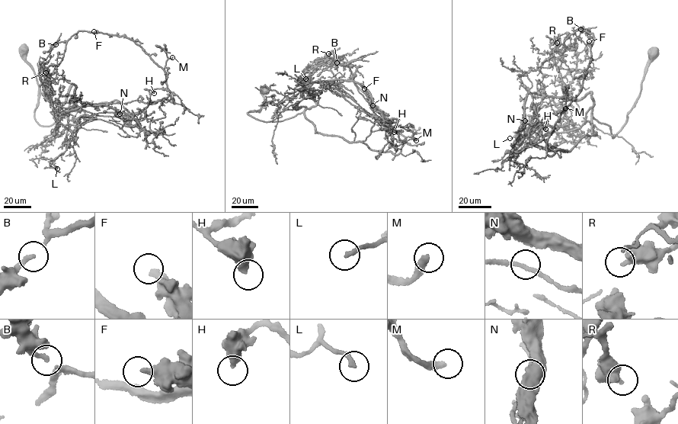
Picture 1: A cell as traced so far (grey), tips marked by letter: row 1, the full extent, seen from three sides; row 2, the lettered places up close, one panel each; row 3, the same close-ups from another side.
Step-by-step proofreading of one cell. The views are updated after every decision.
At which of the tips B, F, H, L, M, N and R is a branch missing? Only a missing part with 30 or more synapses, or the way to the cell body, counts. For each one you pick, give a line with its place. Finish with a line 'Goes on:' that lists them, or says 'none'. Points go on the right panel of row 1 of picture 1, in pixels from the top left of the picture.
M: at (565, 108)
Goes on: M

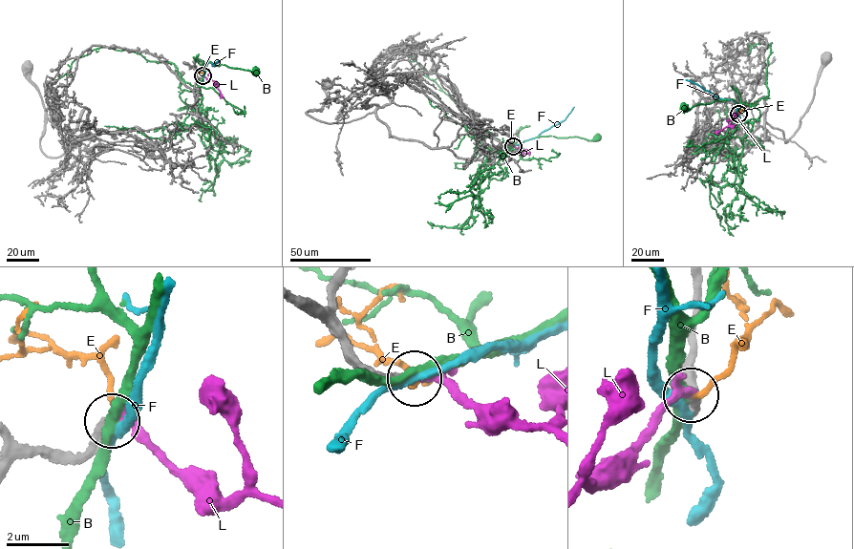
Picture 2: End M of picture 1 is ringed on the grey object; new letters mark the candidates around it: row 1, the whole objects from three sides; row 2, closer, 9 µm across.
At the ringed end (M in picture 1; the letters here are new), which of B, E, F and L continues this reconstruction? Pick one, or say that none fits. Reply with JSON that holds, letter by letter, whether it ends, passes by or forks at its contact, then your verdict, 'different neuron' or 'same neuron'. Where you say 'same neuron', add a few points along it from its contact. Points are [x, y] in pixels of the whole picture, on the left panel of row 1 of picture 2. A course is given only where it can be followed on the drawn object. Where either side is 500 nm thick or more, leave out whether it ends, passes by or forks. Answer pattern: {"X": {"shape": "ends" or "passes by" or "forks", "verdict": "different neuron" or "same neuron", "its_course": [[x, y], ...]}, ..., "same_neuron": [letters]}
{"B": {"shape": "passes by", "verdict": "different neuron"}, "E": {"shape": "ends", "verdict": "different neuron"}, "F": {"shape": "passes by", "verdict": "different neuron"}, "L": {"shape": "passes by", "verdict": "same neuron", "its_course": [[202, 75], [214, 81], [224, 97]]}, "same_neuron": ["L"]}

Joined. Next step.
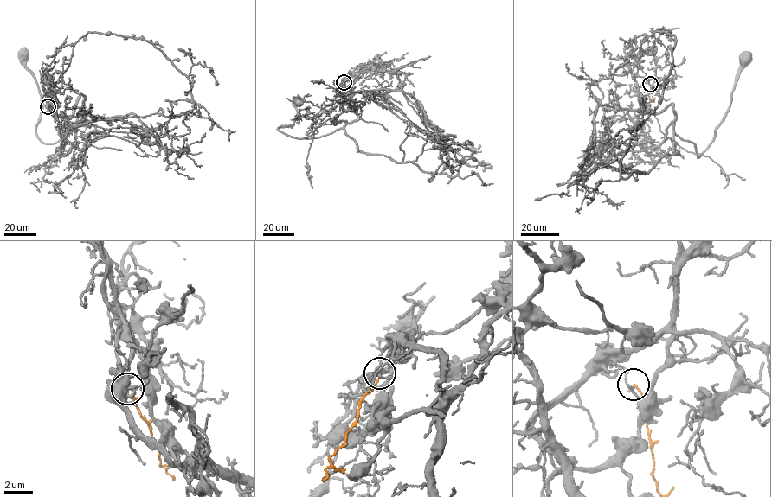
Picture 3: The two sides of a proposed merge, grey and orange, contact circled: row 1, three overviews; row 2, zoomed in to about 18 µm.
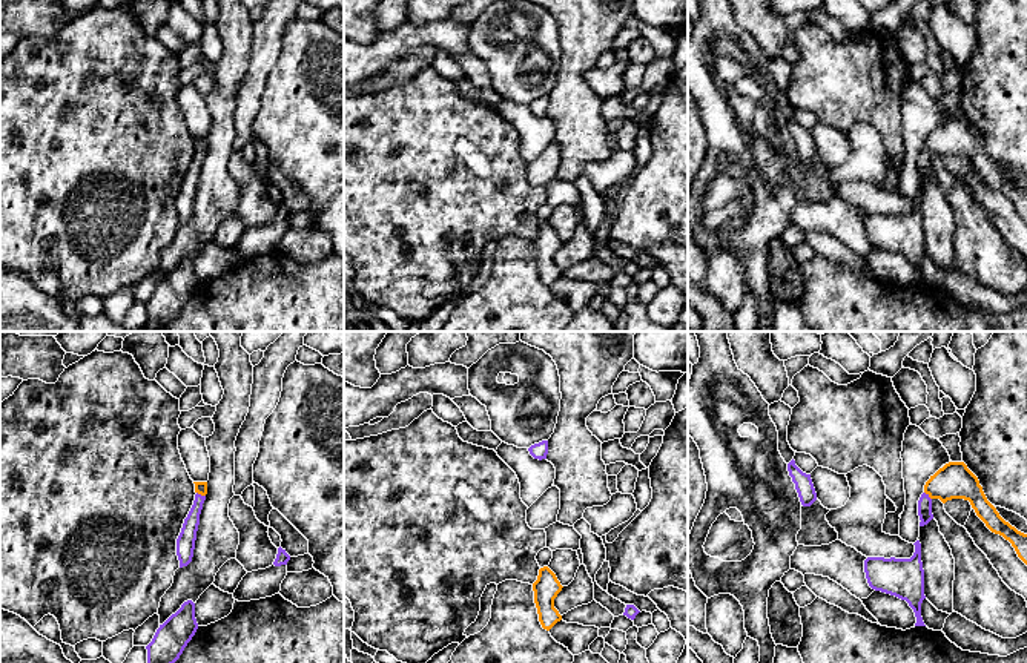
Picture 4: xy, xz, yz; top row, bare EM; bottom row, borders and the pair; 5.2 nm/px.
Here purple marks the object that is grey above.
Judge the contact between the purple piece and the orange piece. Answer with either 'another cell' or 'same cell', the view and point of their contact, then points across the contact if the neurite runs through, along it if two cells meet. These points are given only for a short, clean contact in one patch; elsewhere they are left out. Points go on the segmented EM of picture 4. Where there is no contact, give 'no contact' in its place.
same cell; meets purple in xy at (200, 494); runs through xy (188, 536), (200, 494), (200, 487)

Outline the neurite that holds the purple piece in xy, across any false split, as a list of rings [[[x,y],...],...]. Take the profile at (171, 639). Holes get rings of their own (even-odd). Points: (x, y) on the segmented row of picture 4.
[[[187,600],[157,629],[146,646],[147,663],[175,663],[198,629],[195,603]]]

